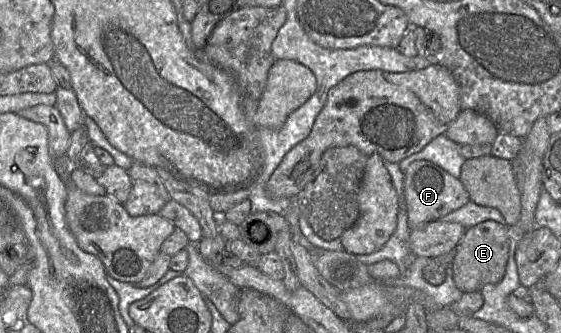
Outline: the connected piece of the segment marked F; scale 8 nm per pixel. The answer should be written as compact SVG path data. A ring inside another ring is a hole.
M417 160L409 165L404 175L404 194L410 231L437 221L471 201L459 178L427 160Z

